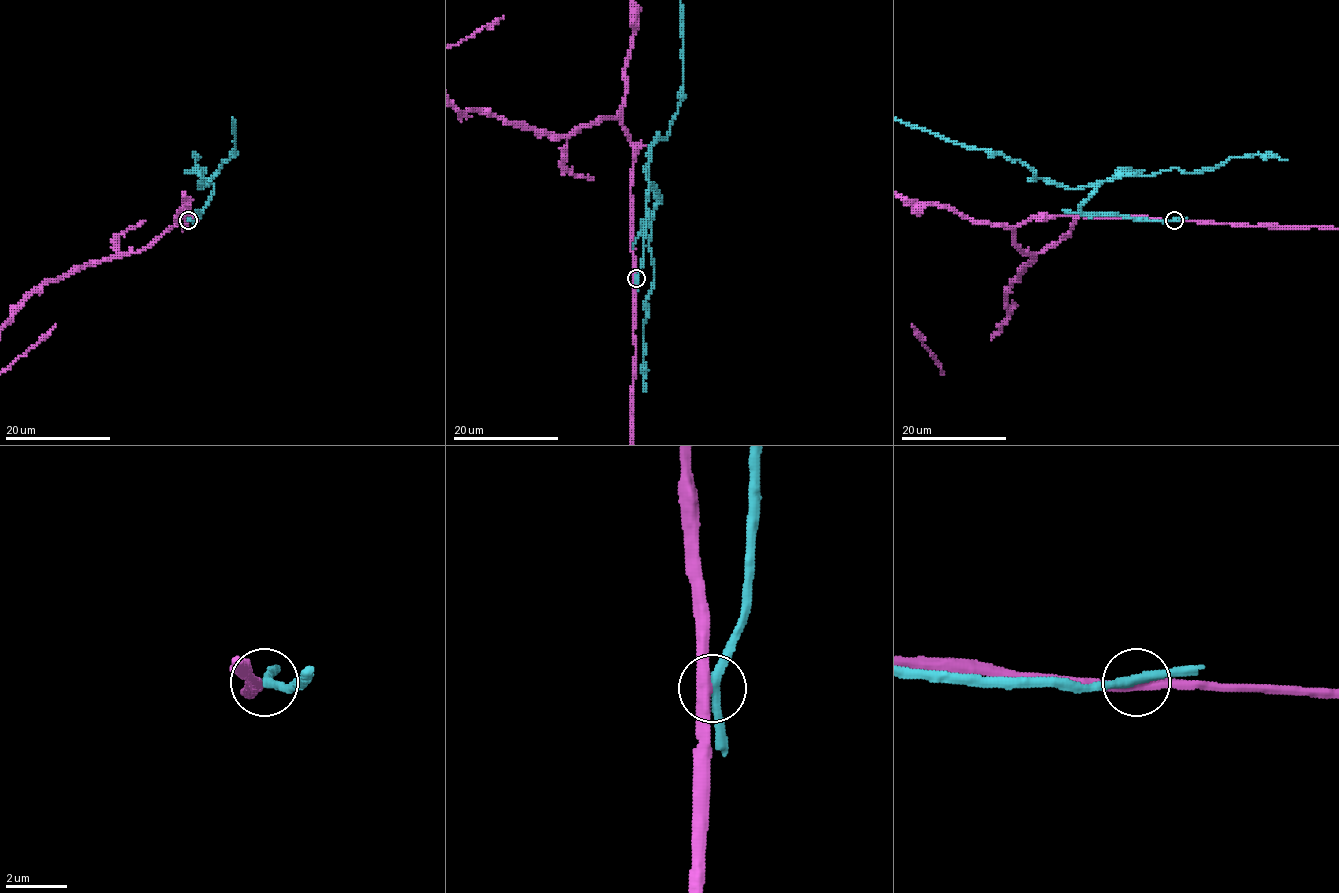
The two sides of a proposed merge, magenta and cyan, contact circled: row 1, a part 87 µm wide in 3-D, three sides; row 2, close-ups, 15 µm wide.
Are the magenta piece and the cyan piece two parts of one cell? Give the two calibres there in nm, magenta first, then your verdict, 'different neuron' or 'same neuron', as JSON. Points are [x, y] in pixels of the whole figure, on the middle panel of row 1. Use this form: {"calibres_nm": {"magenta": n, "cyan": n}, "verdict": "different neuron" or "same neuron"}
{"calibres_nm": {"magenta": 360, "cyan": 280}, "verdict": "different neuron"}

